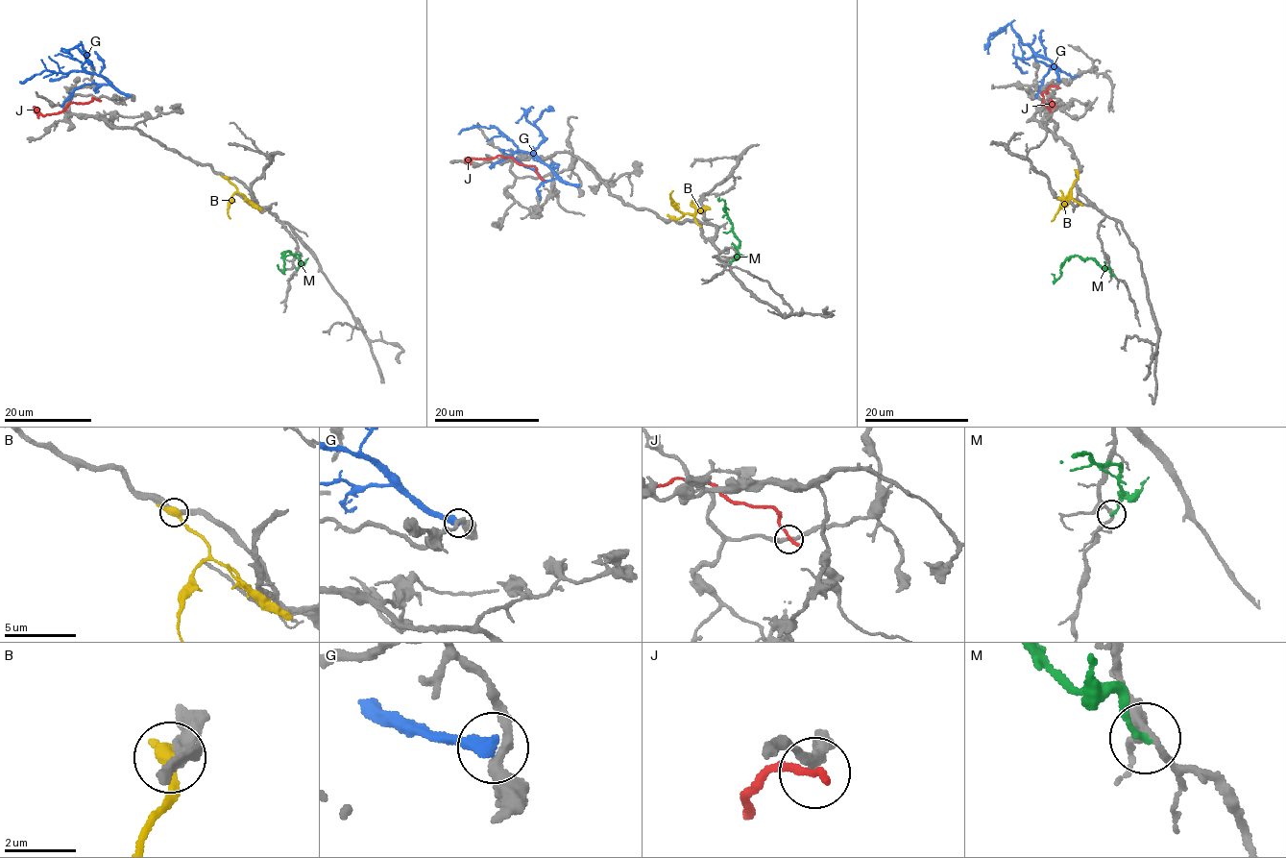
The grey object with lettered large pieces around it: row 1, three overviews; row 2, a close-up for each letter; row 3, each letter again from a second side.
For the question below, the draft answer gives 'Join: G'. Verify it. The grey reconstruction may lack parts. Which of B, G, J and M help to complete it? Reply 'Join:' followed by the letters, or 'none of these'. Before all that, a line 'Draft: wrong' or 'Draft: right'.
Draft: wrong
Join: none of these

